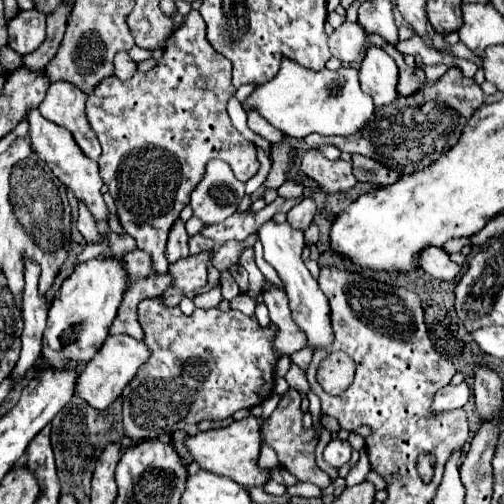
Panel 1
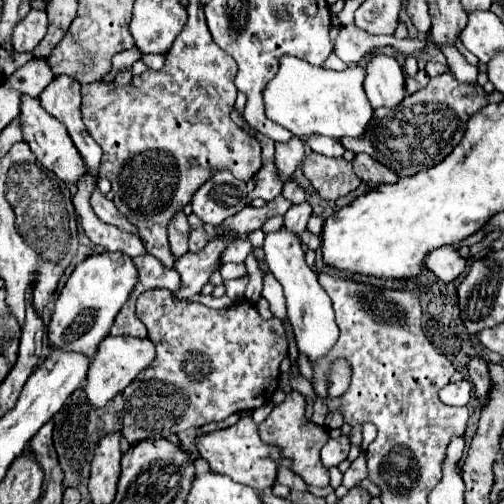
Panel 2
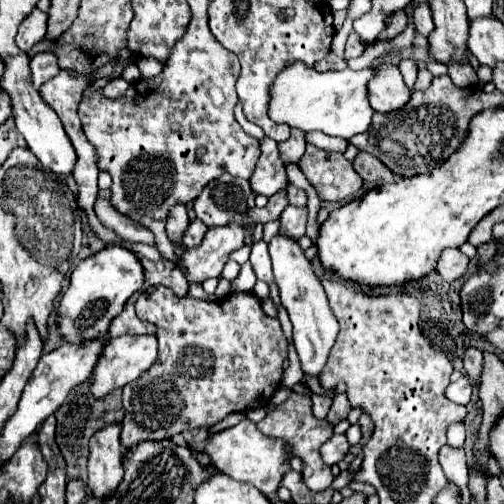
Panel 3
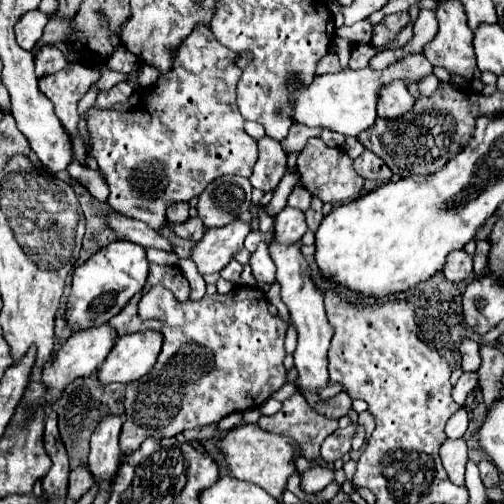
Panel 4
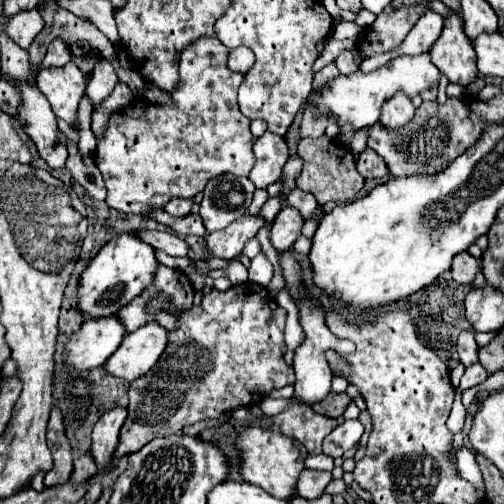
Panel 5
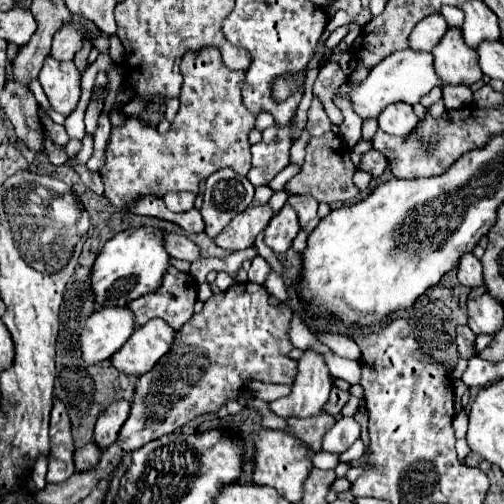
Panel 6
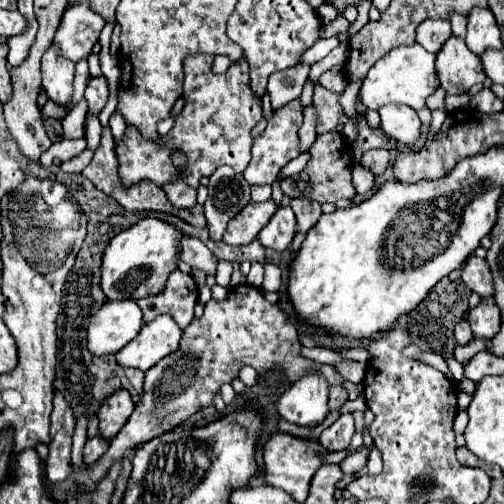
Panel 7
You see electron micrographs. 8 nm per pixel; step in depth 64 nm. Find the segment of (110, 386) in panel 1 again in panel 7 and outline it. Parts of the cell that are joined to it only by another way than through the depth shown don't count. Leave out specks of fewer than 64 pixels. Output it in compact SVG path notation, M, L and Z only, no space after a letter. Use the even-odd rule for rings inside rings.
M162 314L156 320L146 322L140 336L116 352L116 362L122 364L122 368L138 368L146 372L158 360L178 350L180 336L182 330L178 324L168 314Z

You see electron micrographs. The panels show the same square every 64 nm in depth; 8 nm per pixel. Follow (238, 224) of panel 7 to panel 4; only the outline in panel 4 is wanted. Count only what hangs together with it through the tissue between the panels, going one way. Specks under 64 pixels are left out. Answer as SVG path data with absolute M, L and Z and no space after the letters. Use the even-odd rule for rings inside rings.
M234 220L224 228L210 228L202 236L202 240L192 248L190 258L194 260L198 272L218 274L234 256L242 250L244 238L250 232L250 224L242 220Z

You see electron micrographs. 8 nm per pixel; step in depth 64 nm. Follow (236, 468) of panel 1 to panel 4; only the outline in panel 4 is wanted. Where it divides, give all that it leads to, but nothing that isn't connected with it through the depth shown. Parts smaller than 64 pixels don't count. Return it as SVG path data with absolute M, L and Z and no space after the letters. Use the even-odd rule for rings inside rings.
M256 424L236 426L226 436L222 436L216 446L224 454L226 468L234 478L246 480L246 482L252 482L252 484L260 486L262 490L266 490L276 500L286 490L288 478L296 472L296 468L294 468L296 452L294 452L292 444L288 442L288 438L272 434L272 432L264 432Z

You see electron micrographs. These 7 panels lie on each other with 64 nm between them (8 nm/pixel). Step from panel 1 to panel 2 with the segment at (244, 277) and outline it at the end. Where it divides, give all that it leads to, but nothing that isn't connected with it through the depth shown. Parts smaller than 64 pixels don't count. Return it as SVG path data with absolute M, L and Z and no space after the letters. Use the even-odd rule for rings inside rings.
M224 264L220 268L220 274L224 280L232 280L232 278L242 278L246 276L246 268L244 264Z

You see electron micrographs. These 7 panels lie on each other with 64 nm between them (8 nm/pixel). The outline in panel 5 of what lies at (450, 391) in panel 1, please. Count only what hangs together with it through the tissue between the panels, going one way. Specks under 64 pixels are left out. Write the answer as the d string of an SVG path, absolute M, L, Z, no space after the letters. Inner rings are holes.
M474 364L472 368L466 368L466 372L462 374L462 378L460 378L460 390L468 390L468 388L472 388L476 384L482 384L486 378L488 378L486 370L480 364Z

